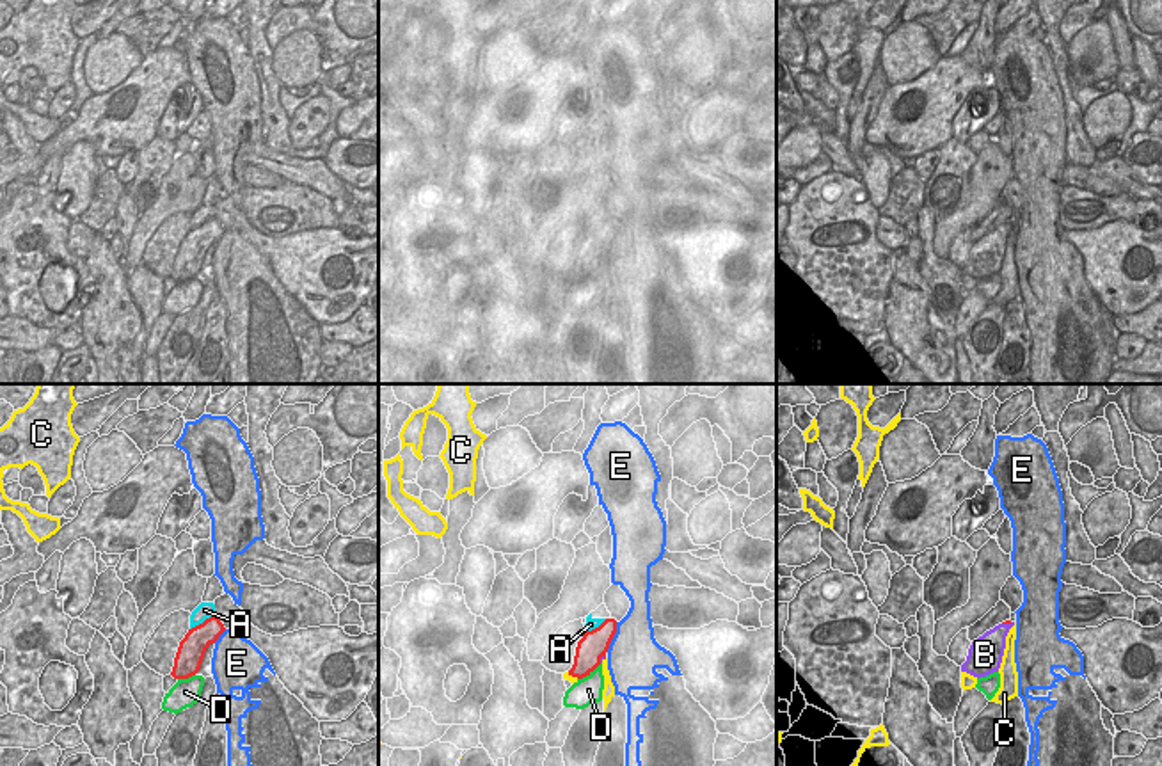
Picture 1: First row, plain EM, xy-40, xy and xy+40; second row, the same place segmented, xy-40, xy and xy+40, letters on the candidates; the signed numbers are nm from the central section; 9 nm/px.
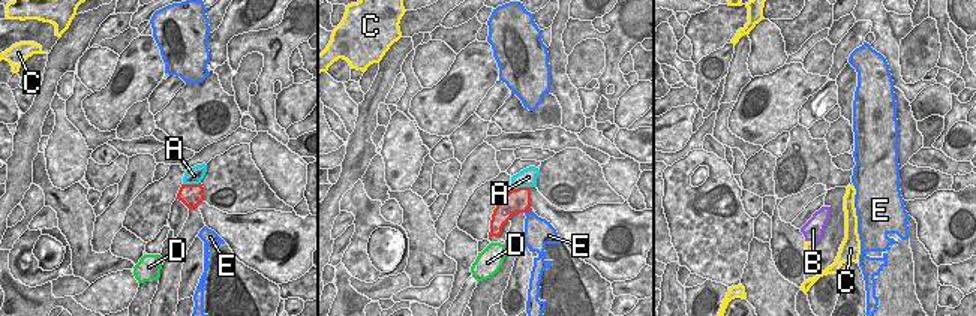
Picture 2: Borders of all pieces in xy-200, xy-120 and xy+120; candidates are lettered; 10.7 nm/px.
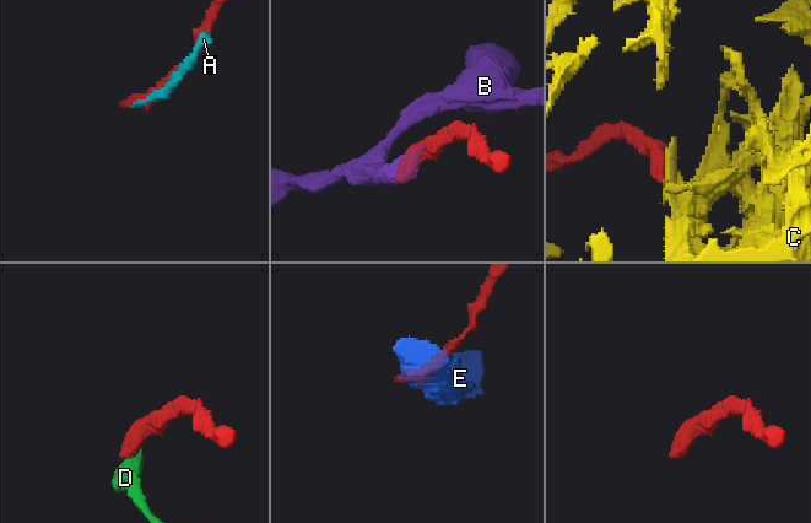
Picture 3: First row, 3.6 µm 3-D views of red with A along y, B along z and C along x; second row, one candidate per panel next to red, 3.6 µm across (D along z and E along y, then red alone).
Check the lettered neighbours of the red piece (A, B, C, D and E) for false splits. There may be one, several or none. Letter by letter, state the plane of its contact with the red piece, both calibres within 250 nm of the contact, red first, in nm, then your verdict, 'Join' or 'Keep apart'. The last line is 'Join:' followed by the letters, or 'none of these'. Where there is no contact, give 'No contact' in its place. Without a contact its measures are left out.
A: Touches red in xy-40. Thickness 240 nm (red) against 160 nm. Keep apart
B: Touches red in xy. Thickness 260 nm (red) against 30 nm. Join
C: Touches red in xy. Thickness 240 nm (red) against 60 nm. Keep apart
D: Touches red in xy. Thickness 240 nm (red) against 260 nm. Keep apart
E: Touches red in xy. Thickness 260 nm (red) against 460 nm. Keep apart
Join: B

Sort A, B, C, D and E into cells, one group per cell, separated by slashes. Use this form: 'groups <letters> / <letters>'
groups A / B / C / D / E

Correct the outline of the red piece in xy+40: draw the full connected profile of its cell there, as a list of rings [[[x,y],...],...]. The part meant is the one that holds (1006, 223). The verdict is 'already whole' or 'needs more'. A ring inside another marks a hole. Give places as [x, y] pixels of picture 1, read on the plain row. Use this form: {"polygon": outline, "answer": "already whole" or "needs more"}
{"polygon": [[[1006,222],[974,242],[967,263],[961,267],[961,274],[977,281],[999,274],[1006,251],[1006,238],[1013,227],[1015,224]]], "answer": "needs more"}

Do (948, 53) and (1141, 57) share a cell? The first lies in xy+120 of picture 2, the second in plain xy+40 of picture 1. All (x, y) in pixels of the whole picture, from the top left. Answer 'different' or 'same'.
different

